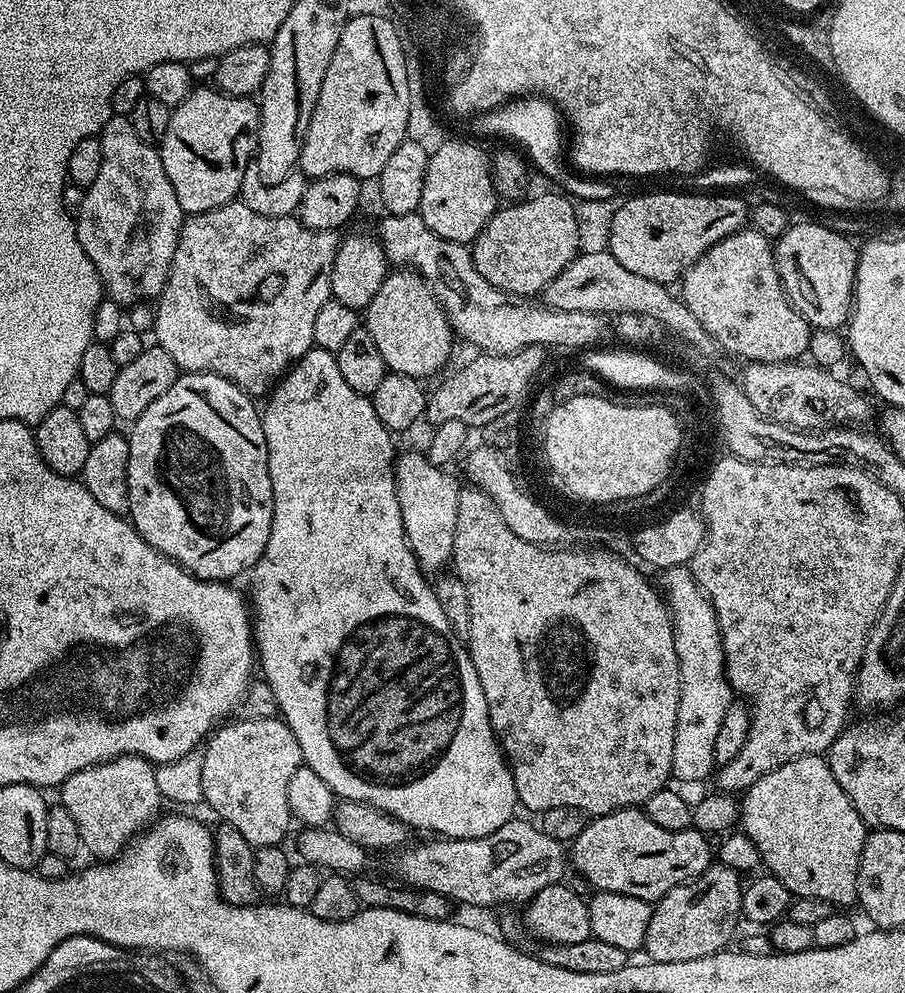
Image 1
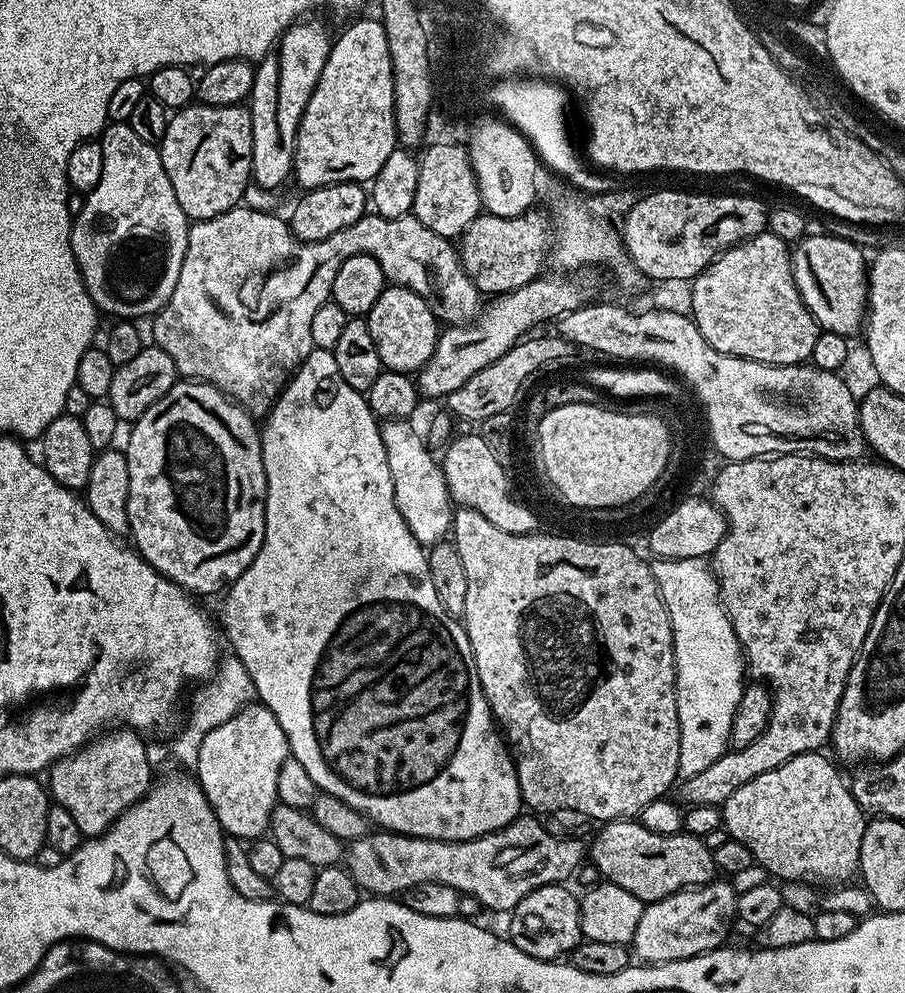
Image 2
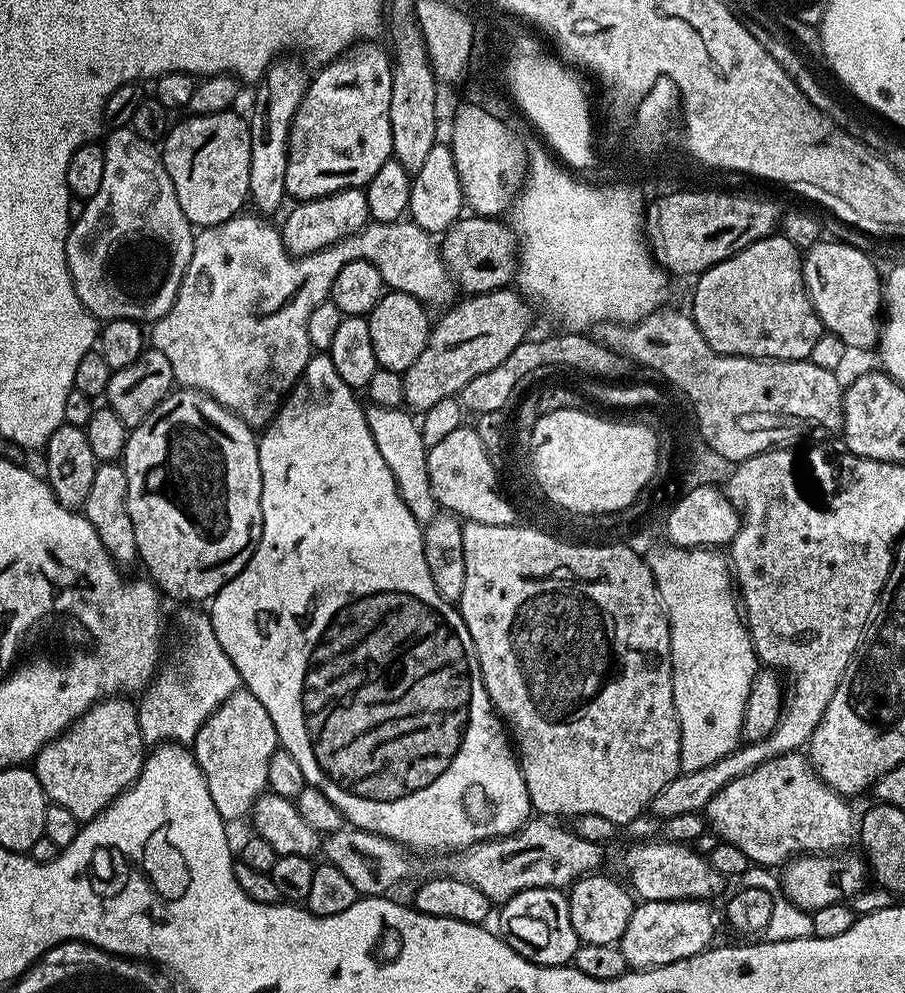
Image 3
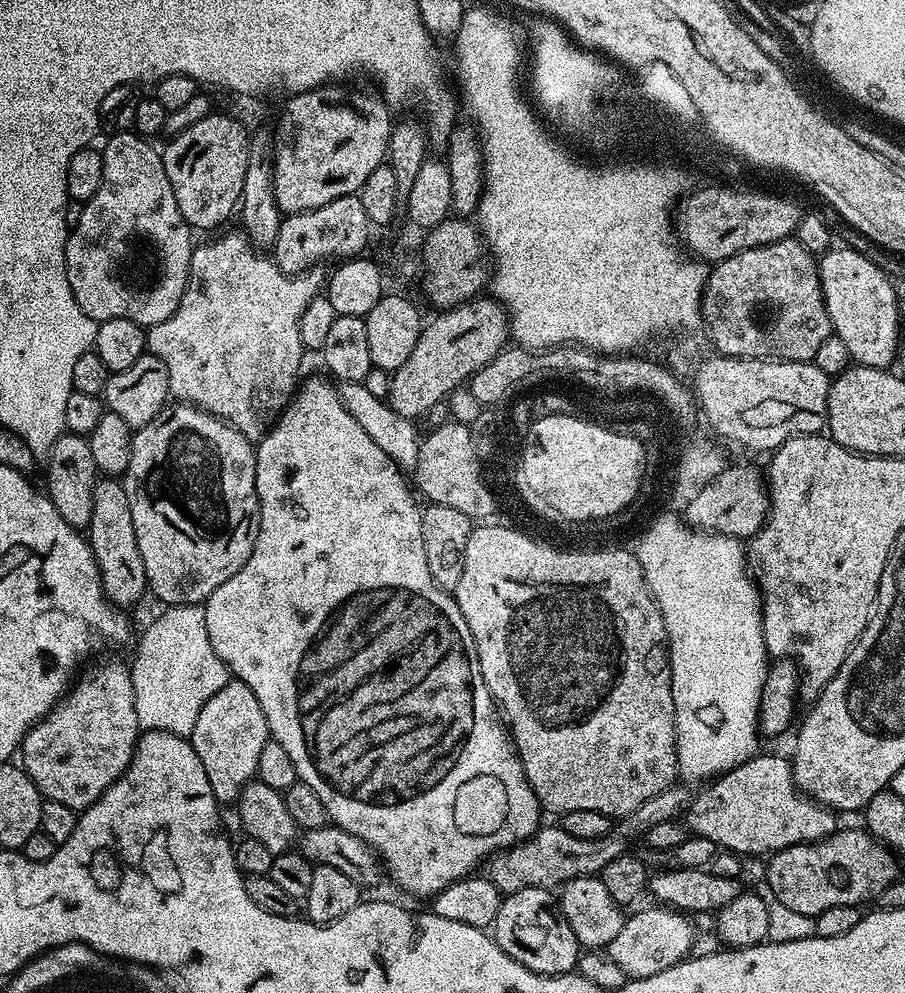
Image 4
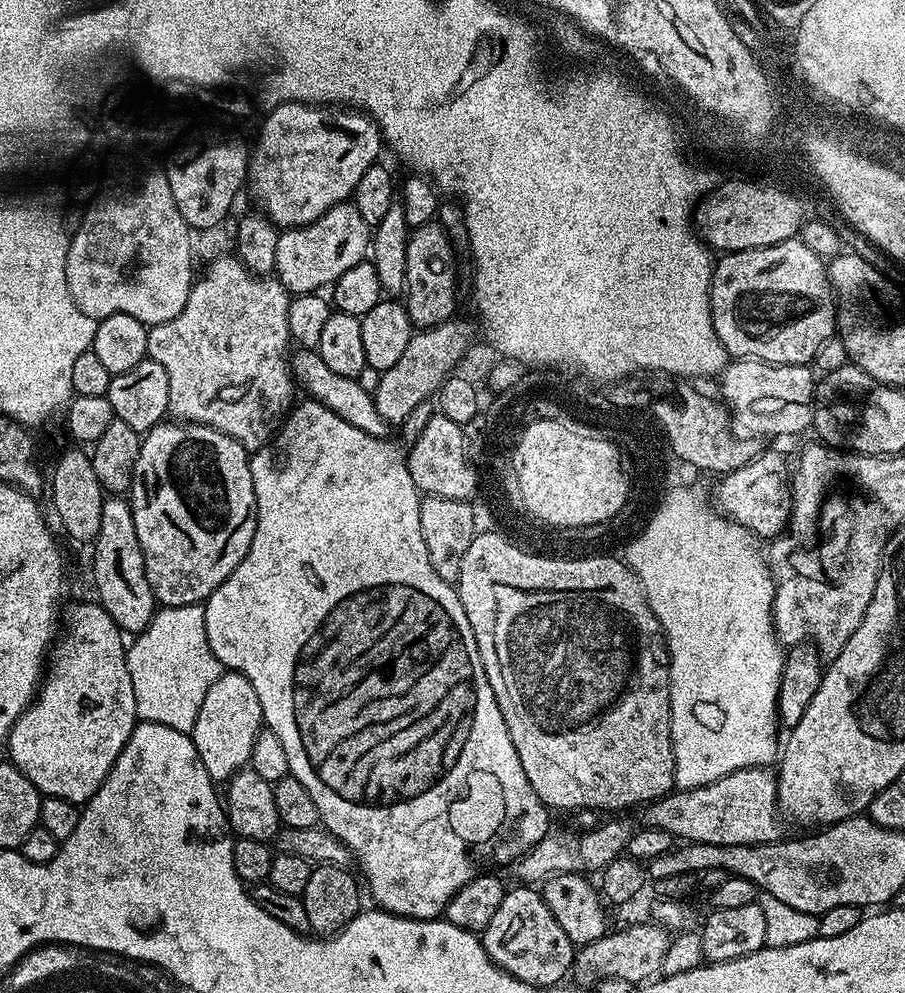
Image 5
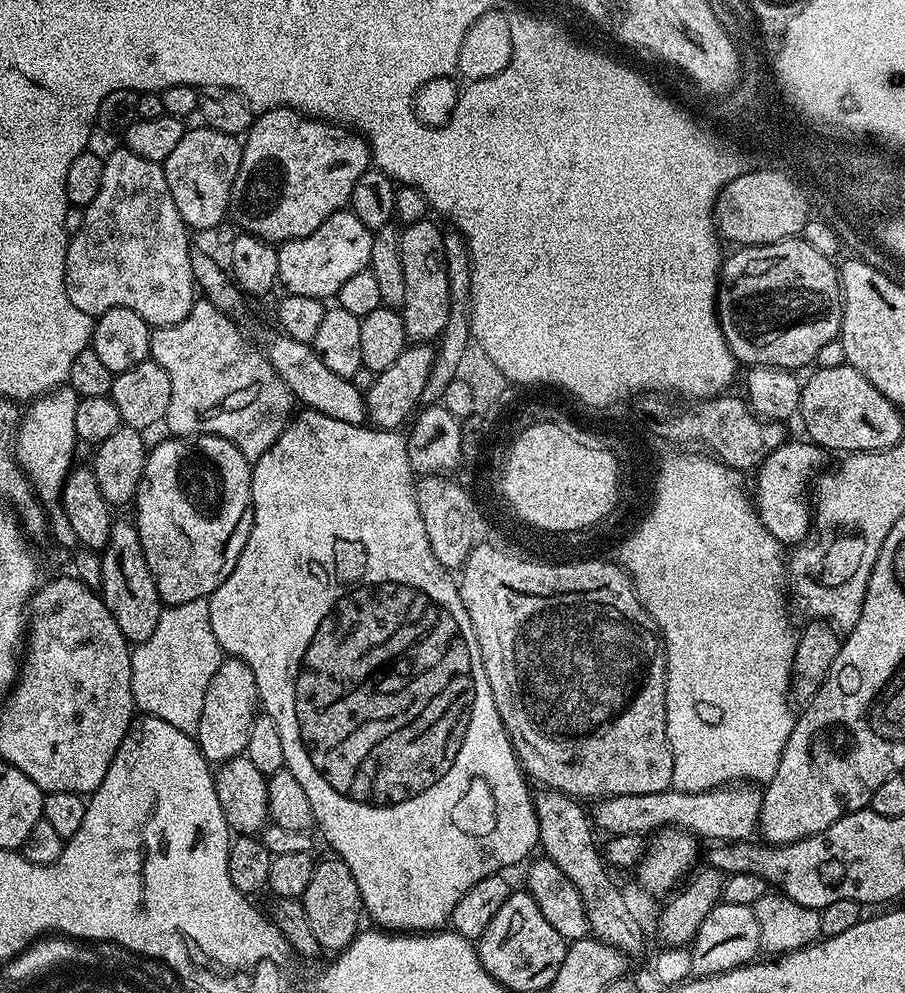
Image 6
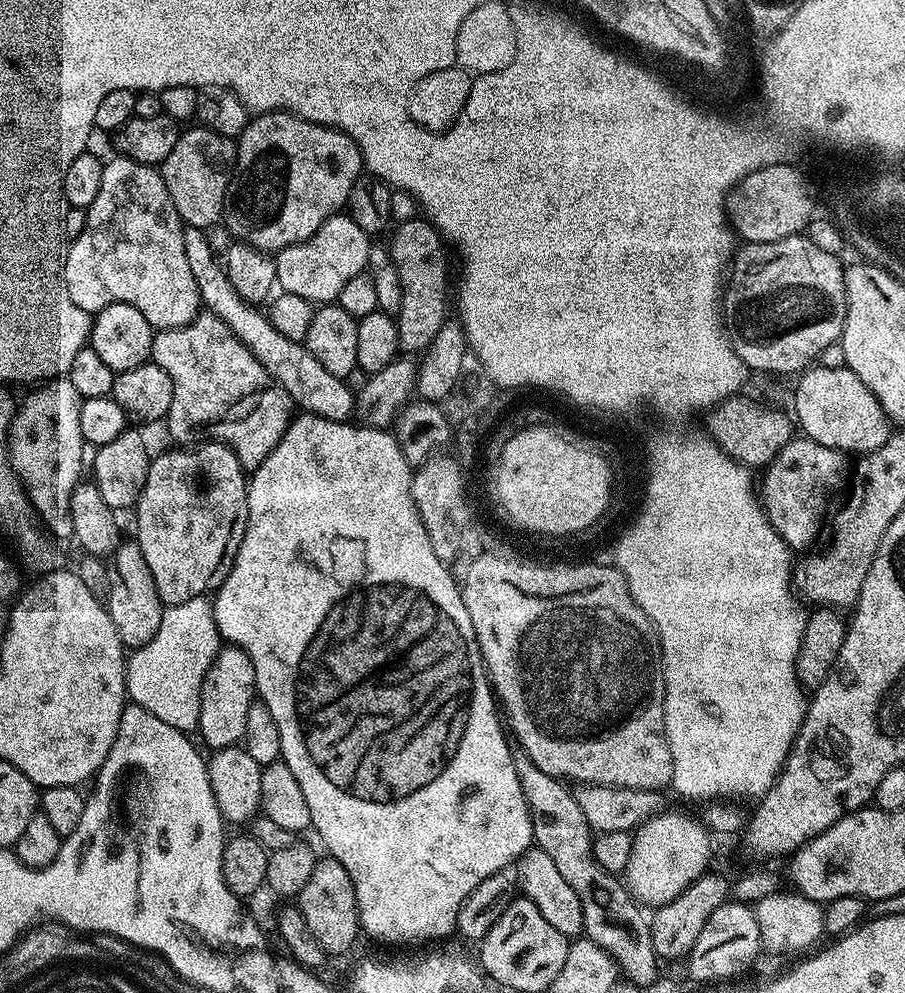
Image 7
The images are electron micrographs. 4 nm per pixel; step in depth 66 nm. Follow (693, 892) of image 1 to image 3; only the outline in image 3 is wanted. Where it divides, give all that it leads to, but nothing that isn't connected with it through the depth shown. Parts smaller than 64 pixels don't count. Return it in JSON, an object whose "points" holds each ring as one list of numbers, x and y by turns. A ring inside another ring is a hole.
{"points":[[645,900,632,909,630,926,622,934,618,947,629,969,661,968,691,956,701,955,709,947,718,921,712,917,711,903,703,900]]}

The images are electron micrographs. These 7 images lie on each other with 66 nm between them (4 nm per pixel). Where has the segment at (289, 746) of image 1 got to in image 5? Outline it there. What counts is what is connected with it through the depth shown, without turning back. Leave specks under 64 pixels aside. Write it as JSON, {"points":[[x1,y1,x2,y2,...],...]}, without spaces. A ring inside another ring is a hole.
{"points":[[221,671,214,686,206,690,202,710,198,710,198,722,194,722,190,733,198,758,202,758,202,766,206,766,206,774,210,774,213,782,231,780,251,761,254,742,264,727,262,706,258,694,254,694,254,686,240,672]]}

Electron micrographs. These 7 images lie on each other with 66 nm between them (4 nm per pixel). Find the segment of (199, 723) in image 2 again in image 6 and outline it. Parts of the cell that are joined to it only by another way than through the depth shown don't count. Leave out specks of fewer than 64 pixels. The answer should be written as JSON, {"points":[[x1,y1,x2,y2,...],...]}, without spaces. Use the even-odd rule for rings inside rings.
{"points":[[207,599,165,607,154,634,135,645,131,654,133,705,143,715,170,722,174,730,196,733,202,702,206,702,206,686,210,686,210,678,214,678,222,659,220,643,210,626]]}

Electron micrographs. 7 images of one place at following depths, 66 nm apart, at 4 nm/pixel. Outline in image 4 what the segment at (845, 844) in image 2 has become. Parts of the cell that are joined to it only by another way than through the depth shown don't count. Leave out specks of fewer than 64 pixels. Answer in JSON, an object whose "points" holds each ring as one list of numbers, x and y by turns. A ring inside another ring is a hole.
{"points":[[751,756,745,764,732,768,722,776,717,776,700,793,691,797,686,809,686,827,693,836,708,838,717,849,735,852,741,857,763,856,768,858,773,853,795,844,812,844,824,840,838,828,837,813,824,807,811,796,805,796,797,788,792,777,792,765,780,756]]}

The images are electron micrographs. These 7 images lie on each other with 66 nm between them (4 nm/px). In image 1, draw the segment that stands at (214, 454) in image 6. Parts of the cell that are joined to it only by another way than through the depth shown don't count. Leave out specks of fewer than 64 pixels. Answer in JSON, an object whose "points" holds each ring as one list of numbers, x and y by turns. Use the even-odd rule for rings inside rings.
{"points":[[184,372,177,375,174,386,162,394,162,398,150,402,146,410,138,419,131,421,132,432,127,433,130,446,130,462,128,463,128,510,136,532,154,550,175,560,188,572,197,578,205,580,219,580,232,582,235,576,251,573,256,567,260,556,266,550,266,542,270,538,272,529,272,487,270,486,270,466,268,465,268,451,266,450,266,434,261,409,256,408,257,401,248,393,243,392,234,382,222,378,213,372]]}

